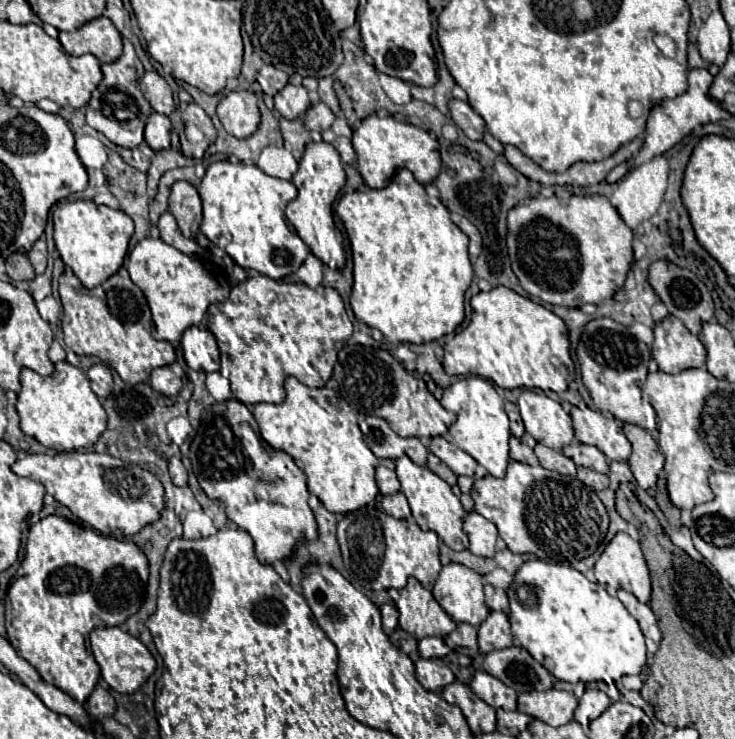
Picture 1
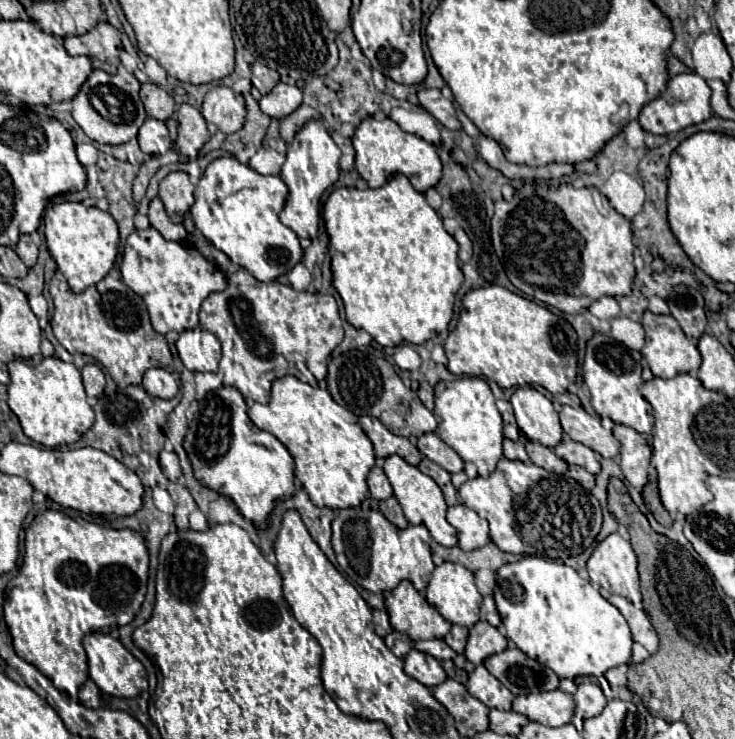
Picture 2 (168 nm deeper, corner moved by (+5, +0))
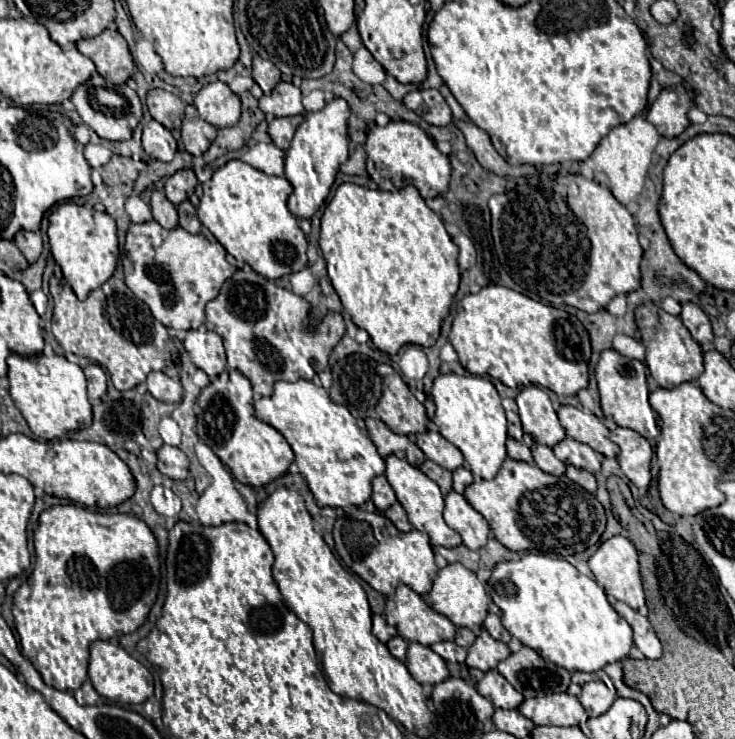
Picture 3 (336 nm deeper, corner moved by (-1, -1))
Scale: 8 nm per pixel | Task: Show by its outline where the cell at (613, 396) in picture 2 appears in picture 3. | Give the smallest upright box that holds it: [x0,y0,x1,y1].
[594,350,660,440]

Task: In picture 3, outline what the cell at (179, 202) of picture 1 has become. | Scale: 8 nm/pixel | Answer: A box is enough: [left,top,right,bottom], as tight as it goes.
[164,168,198,206]

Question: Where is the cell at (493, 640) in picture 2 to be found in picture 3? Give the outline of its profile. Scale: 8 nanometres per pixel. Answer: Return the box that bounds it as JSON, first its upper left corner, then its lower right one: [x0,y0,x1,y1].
[466,632,510,672]

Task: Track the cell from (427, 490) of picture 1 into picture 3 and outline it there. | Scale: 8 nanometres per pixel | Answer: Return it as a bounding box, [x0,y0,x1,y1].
[386,456,462,548]

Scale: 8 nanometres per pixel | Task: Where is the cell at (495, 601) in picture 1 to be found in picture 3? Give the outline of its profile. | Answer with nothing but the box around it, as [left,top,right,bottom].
[484,612,510,644]

